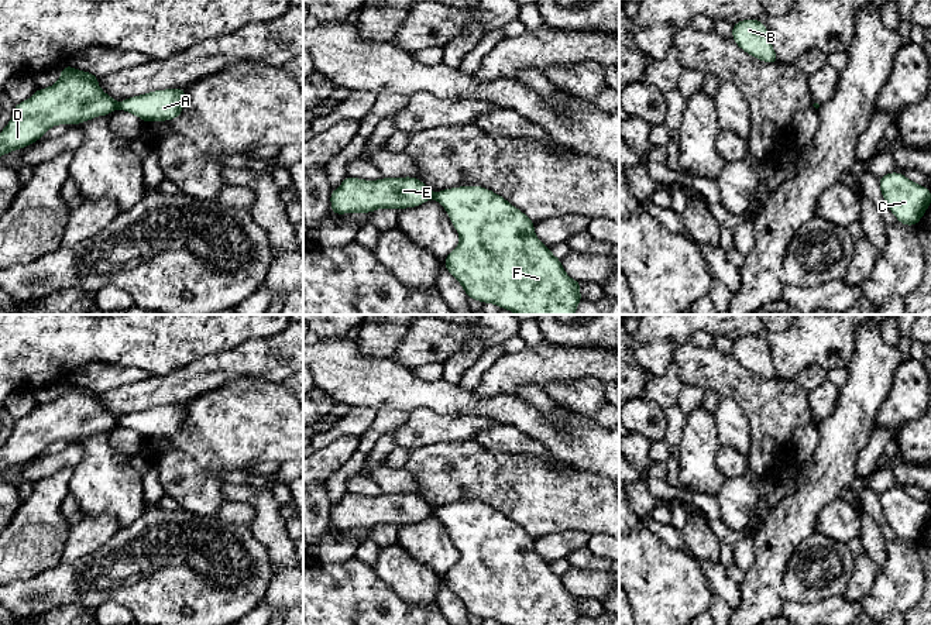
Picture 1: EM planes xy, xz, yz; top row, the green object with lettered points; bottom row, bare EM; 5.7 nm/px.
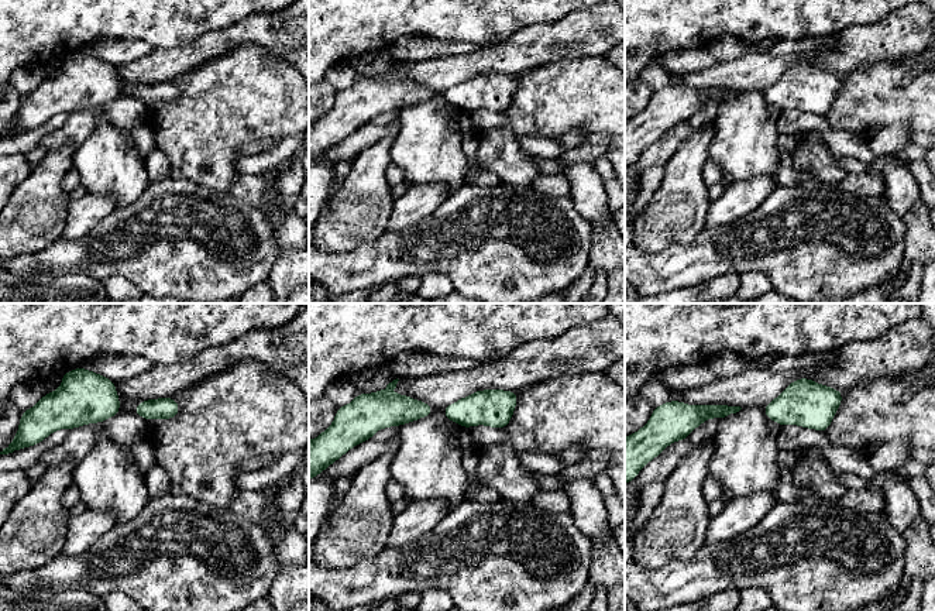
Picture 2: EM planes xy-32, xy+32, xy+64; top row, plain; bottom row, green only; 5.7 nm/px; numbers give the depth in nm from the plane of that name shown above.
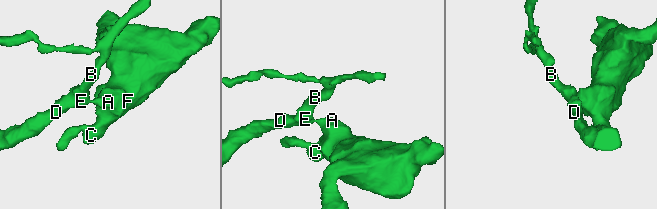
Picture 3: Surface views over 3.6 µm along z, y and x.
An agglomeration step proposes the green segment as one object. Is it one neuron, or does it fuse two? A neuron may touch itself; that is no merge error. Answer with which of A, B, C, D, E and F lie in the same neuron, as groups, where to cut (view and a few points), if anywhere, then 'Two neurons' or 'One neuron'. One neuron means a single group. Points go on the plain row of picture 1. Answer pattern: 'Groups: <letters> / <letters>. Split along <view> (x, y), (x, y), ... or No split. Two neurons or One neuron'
Groups: A C F / B D E. Split along xy (116, 419), (117, 423). Two neurons

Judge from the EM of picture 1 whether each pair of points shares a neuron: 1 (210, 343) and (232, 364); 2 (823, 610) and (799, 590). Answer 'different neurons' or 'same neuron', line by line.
1: different neurons
2: different neurons

